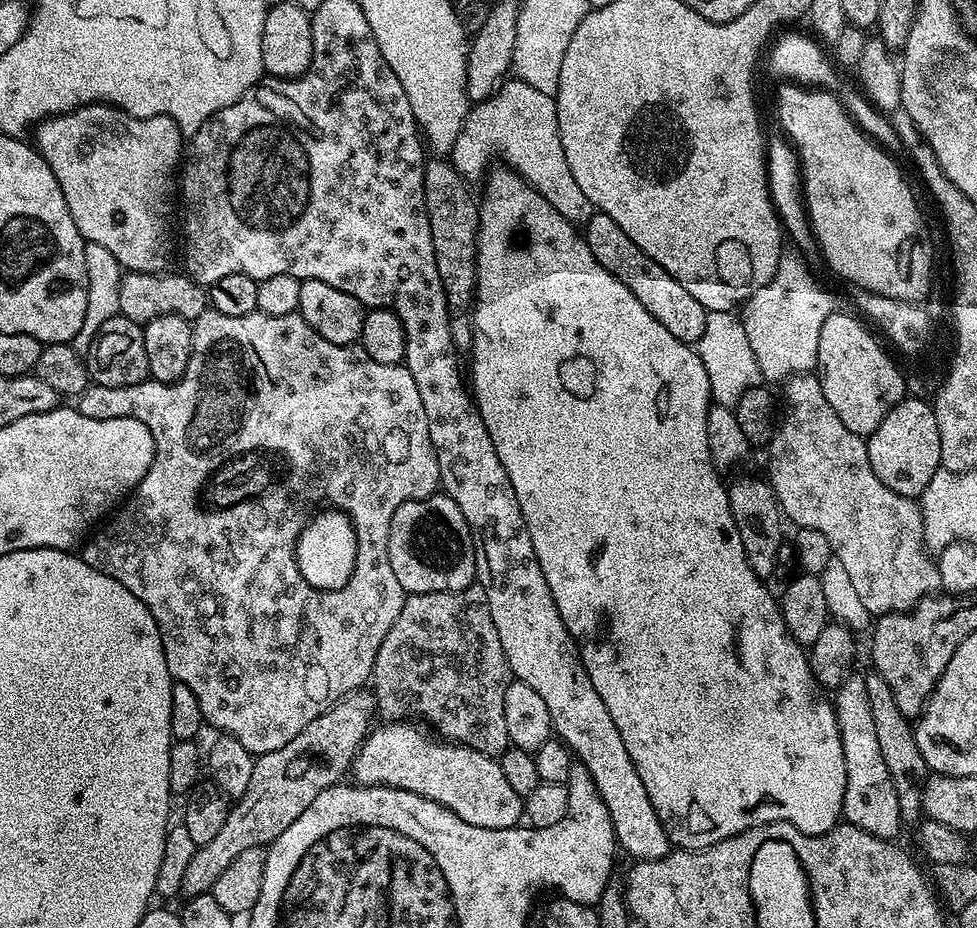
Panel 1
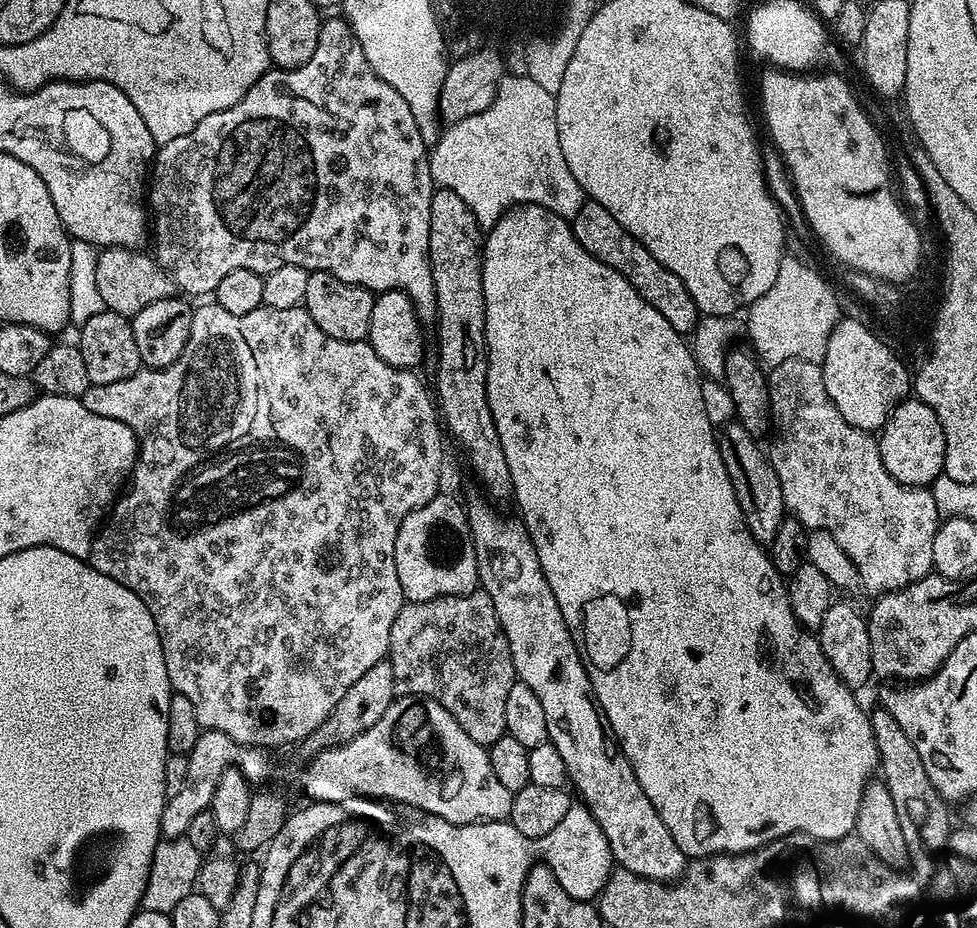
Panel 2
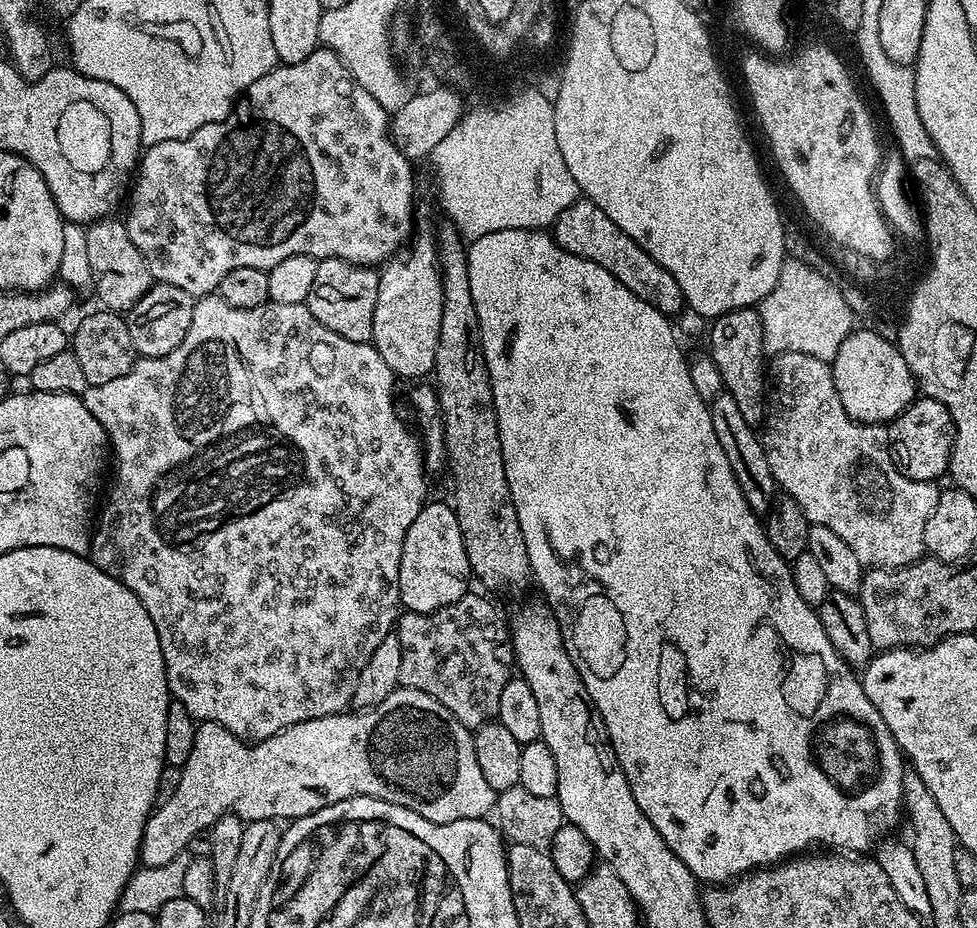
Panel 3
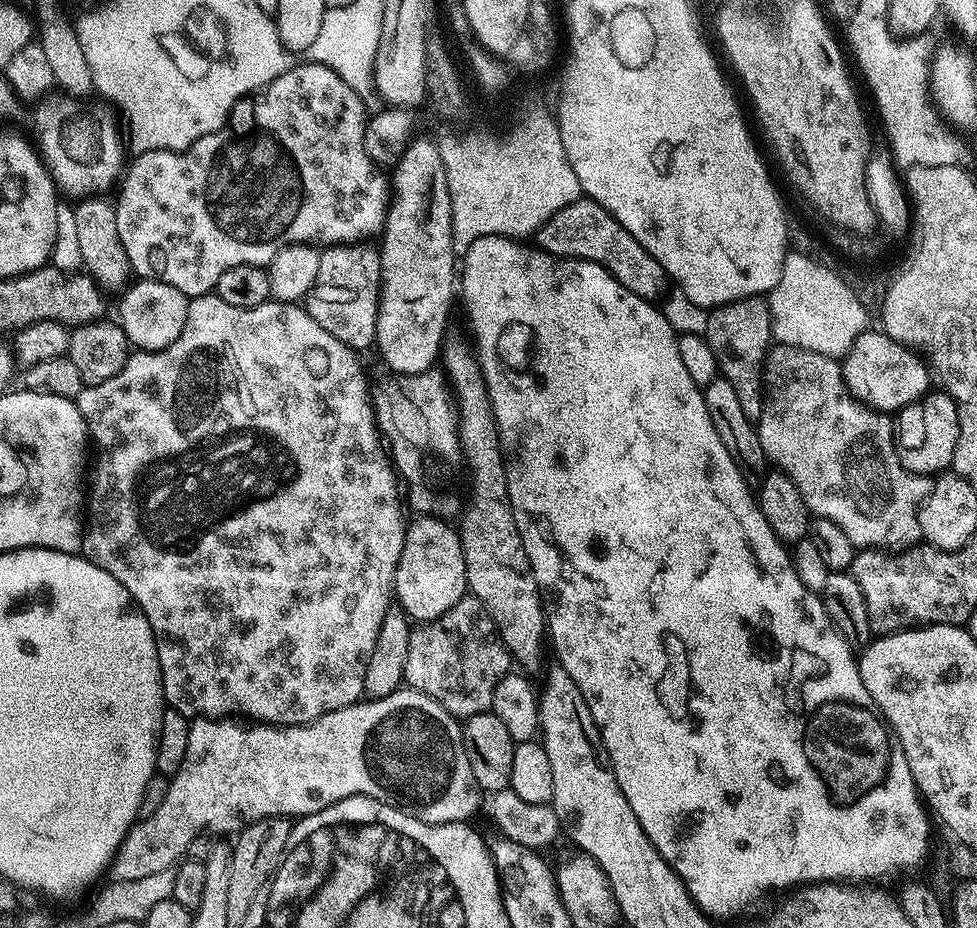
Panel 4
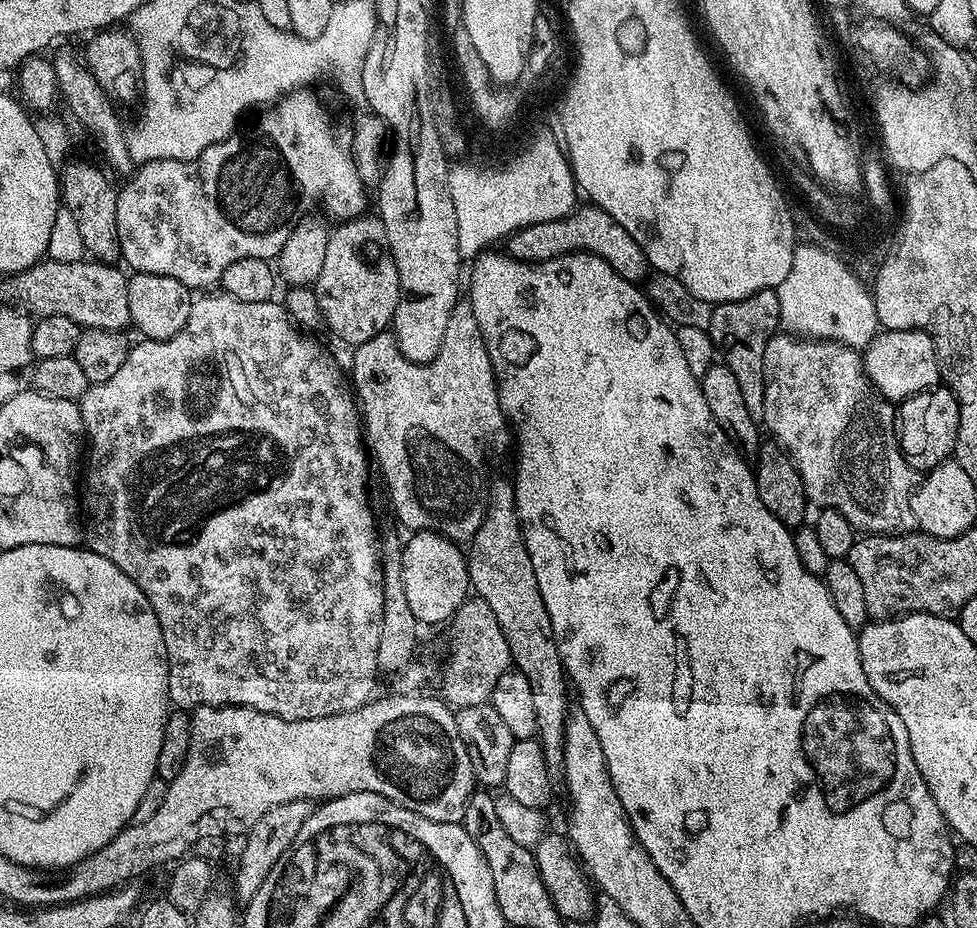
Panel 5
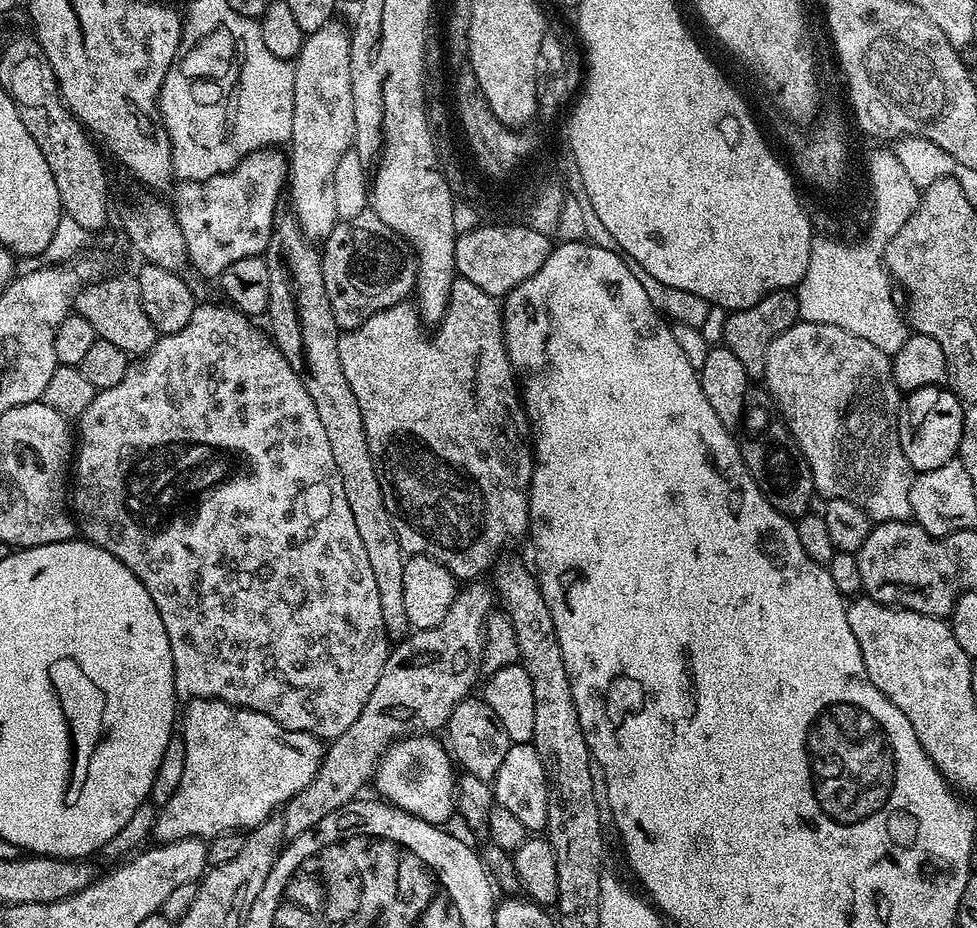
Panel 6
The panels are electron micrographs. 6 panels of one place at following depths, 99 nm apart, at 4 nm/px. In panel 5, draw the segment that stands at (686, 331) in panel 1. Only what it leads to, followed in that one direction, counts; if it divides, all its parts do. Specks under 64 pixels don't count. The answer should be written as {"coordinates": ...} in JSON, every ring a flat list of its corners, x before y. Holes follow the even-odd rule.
{"coordinates":[[595,206,587,207,577,207,568,216,556,221,538,222,518,229,507,237,507,255,529,264,541,264,543,260,553,260,567,252,588,252,605,260,619,276,626,278,631,284,639,285,650,272,646,254,638,246,638,242,634,242,634,238,630,238,630,234,626,234,626,230,622,230,622,226,614,222,614,218,610,218,610,214]]}

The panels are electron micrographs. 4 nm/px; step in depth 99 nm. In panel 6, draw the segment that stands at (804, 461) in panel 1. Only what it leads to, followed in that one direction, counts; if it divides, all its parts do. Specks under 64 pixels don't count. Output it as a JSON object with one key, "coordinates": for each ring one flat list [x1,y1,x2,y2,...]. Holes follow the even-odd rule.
{"coordinates":[[805,320,792,324,785,332,772,339,770,346,766,350,762,383,768,387,768,392,772,395,773,400,771,403,778,409,779,415,790,430,792,439,800,447,800,453,804,455,806,462,810,466,810,474,816,487,815,495,817,497,824,496,825,501,845,500,846,502,854,502,854,506,858,506,874,522,908,520,911,517,910,486,912,485,914,473,910,462,906,462,906,454,902,454,902,446,900,445,898,418,900,417,902,393,896,387,896,383,892,381,892,362,889,353,878,350,878,346,873,346,866,338,858,338,854,334,842,330,842,326,815,324]]}

